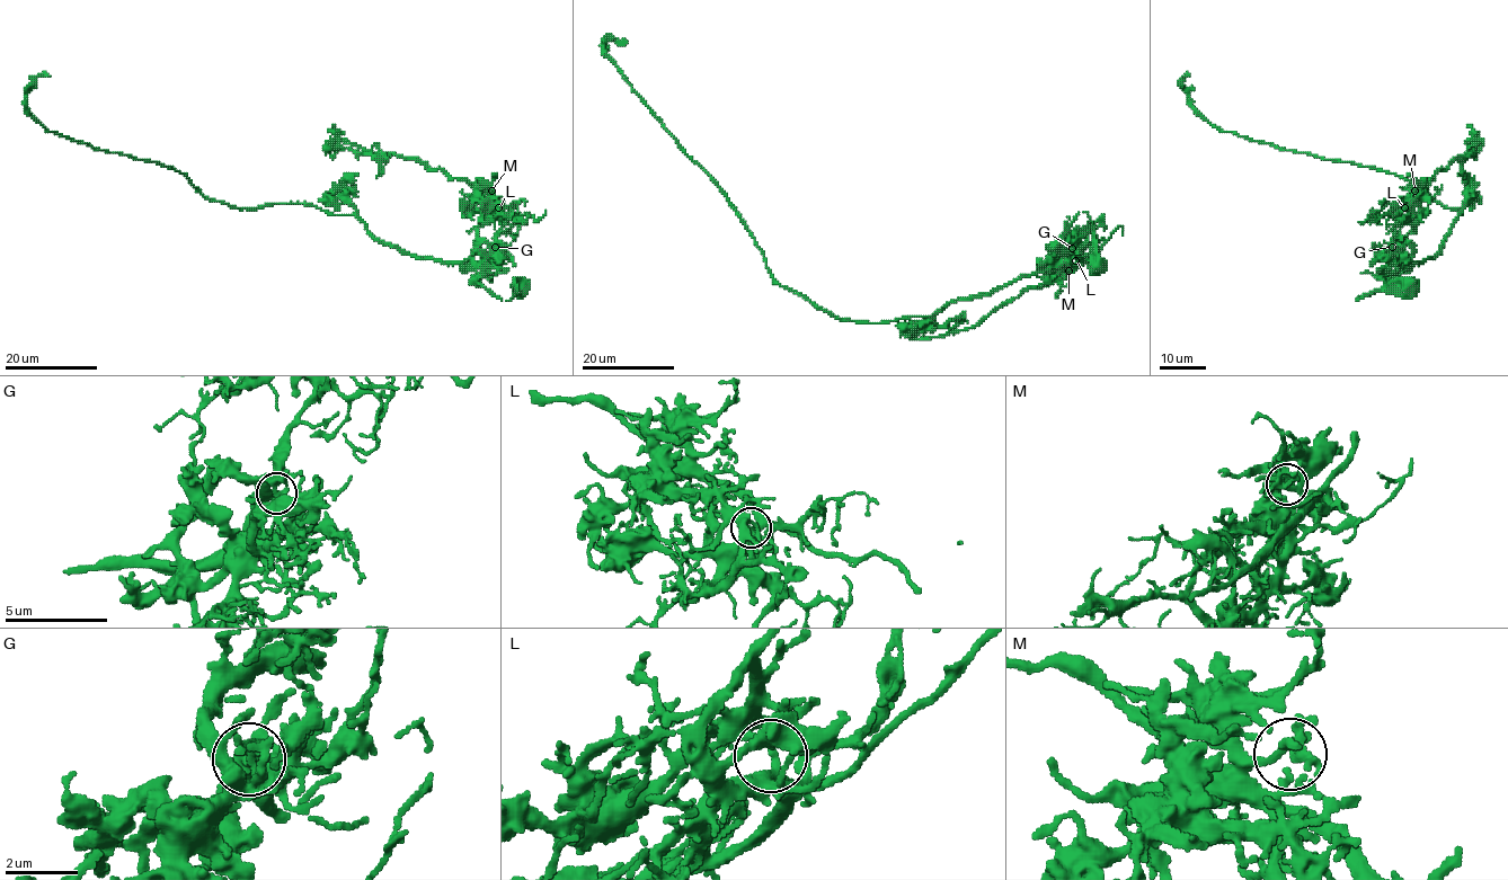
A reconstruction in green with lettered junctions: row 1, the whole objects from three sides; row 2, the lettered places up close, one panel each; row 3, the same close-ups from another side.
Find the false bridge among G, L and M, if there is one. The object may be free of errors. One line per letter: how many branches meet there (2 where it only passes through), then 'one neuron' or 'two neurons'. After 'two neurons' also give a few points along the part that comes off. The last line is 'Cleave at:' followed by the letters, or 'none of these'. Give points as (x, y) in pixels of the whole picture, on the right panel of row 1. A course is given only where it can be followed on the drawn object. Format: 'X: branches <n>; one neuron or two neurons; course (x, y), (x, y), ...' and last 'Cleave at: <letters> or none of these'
G: branches 5; two neurons; course (1391, 247), (1401, 221), (1431, 177), (1454, 160), (1477, 153), (1483, 140), (1462, 161), (1465, 178)
L: branches 5; one neuron
M: branches 5; one neuron
Cleave at: G

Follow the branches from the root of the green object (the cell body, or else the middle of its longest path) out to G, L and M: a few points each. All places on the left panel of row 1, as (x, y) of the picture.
G: (520, 286), (525, 285), (508, 300), (500, 300), (480, 282), (485, 265), (496, 252), (495, 247)
L: (520, 286), (525, 285), (508, 300), (500, 300), (480, 282), (485, 265), (496, 252), (498, 207)
M: (520, 286), (525, 285), (508, 300), (500, 300), (480, 282), (485, 260), (477, 236), (488, 212), (491, 190)

